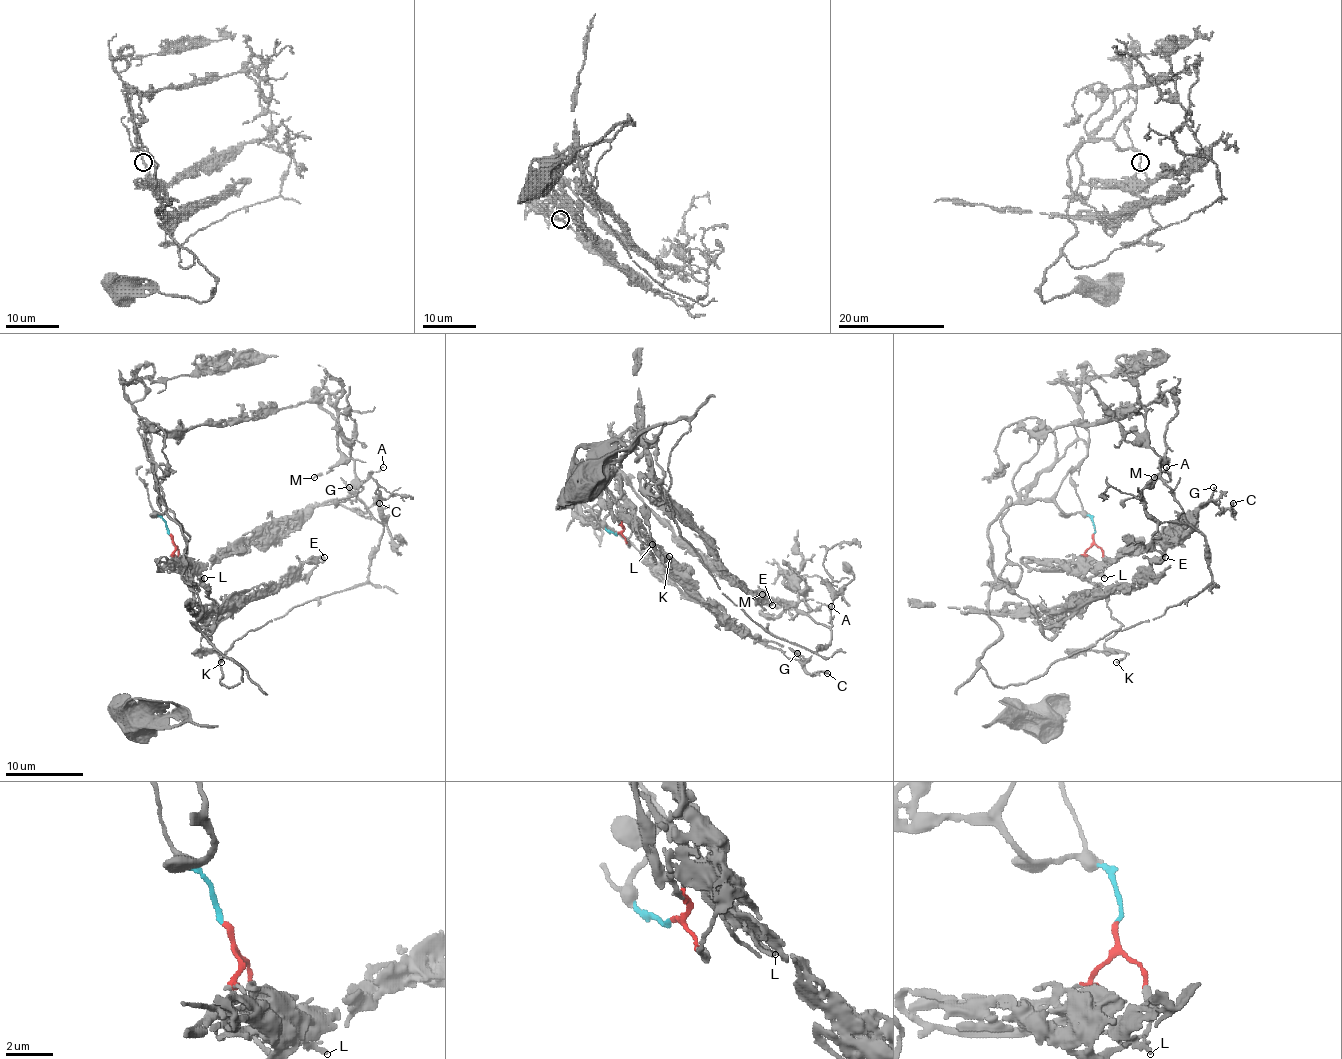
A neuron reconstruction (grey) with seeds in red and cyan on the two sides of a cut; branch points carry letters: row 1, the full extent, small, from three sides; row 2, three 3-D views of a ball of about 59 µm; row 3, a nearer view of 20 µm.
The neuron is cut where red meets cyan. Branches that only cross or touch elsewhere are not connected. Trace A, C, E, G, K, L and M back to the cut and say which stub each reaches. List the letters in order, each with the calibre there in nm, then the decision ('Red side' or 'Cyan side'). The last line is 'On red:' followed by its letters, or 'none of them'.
A: Thickness 140 nm. Cyan side
C: Thickness 240 nm. Red side
E: Thickness 260 nm. Cyan side
G: Thickness 160 nm. Red side
K: Thickness 200 nm. Red side
L: Thickness 140 nm. Red side
M: Thickness 170 nm. Cyan side
On red: C, G, K, L

